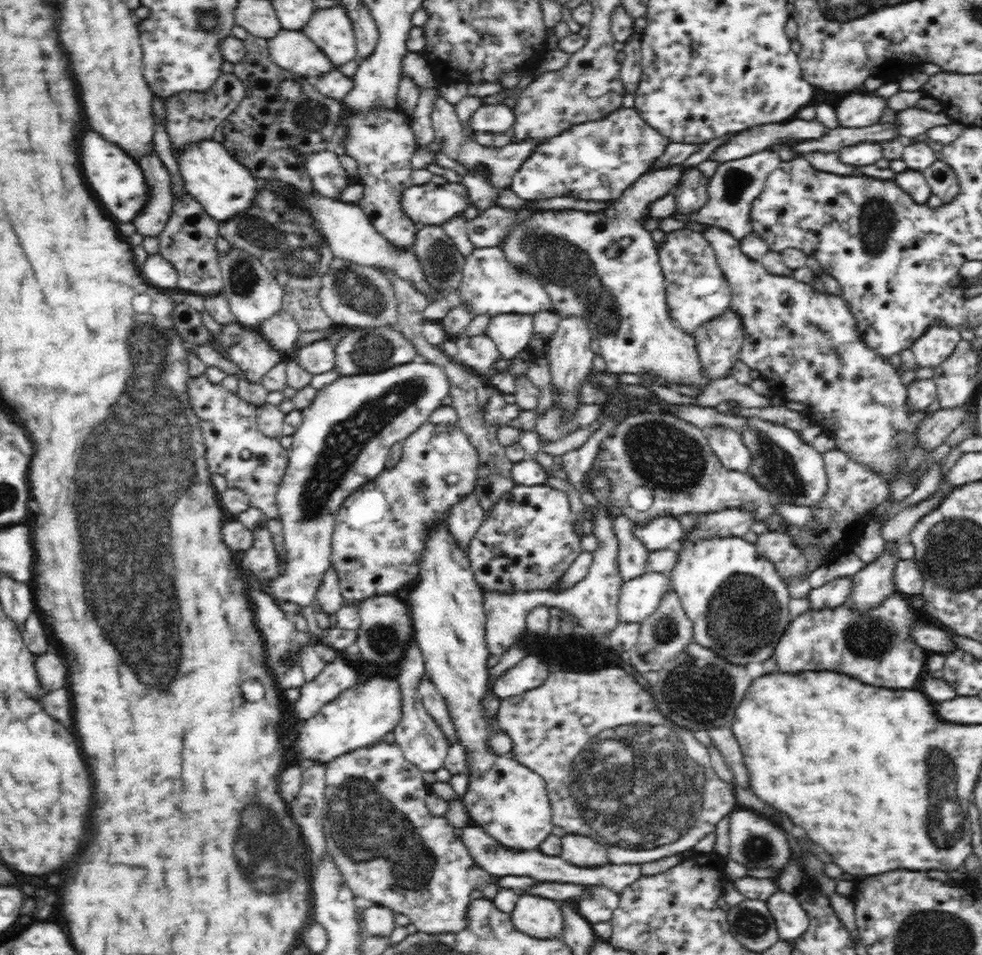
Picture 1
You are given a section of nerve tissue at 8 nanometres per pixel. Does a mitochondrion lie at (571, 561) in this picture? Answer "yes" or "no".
no

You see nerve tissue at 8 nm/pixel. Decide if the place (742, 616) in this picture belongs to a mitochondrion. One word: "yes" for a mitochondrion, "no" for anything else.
yes

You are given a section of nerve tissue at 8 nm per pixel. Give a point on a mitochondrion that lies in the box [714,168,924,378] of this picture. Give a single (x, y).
(878, 220)

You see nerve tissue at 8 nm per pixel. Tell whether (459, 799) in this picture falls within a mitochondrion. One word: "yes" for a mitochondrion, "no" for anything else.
no

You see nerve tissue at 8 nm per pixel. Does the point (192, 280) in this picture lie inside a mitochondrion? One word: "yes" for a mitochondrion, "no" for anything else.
no

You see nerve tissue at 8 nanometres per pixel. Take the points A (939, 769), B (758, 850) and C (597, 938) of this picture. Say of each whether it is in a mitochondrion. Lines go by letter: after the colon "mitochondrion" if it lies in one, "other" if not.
A: mitochondrion
B: mitochondrion
C: other

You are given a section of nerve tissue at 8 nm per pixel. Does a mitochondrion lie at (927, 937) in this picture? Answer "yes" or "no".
yes

